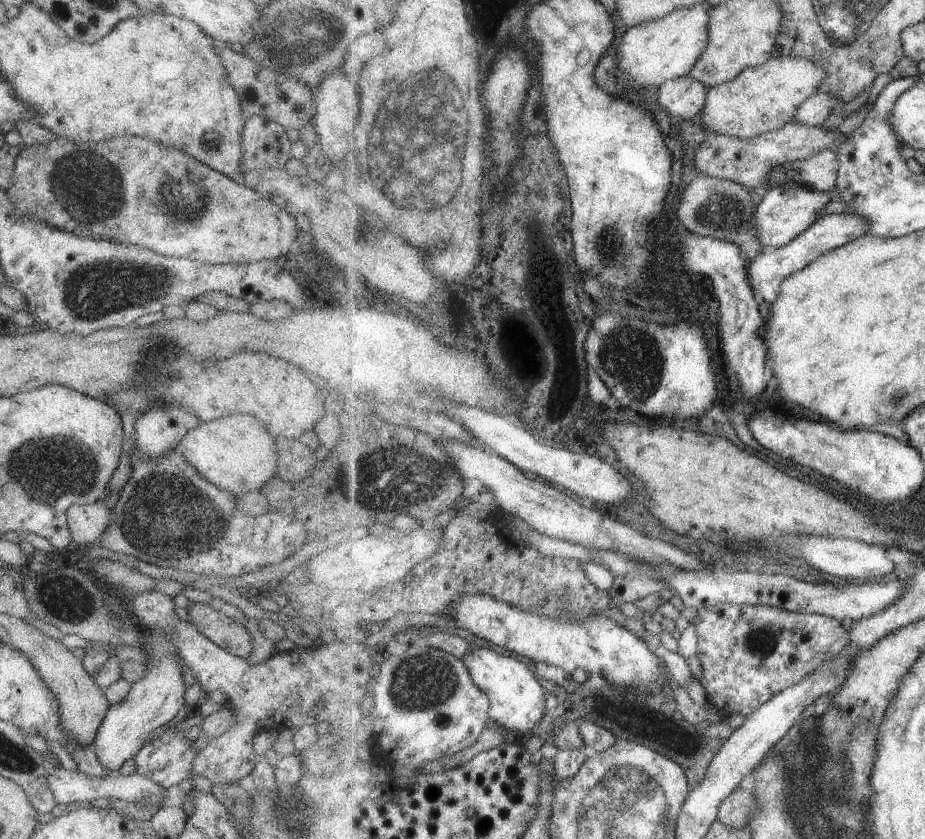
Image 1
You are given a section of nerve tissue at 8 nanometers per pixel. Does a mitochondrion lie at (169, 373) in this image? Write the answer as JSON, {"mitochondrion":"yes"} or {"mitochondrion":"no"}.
{"mitochondrion":"yes"}

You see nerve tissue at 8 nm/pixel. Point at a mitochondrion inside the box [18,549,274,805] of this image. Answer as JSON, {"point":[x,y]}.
{"point":[63,596]}

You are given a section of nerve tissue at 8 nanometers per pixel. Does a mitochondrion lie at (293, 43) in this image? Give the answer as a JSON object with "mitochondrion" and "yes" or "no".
{"mitochondrion":"yes"}

